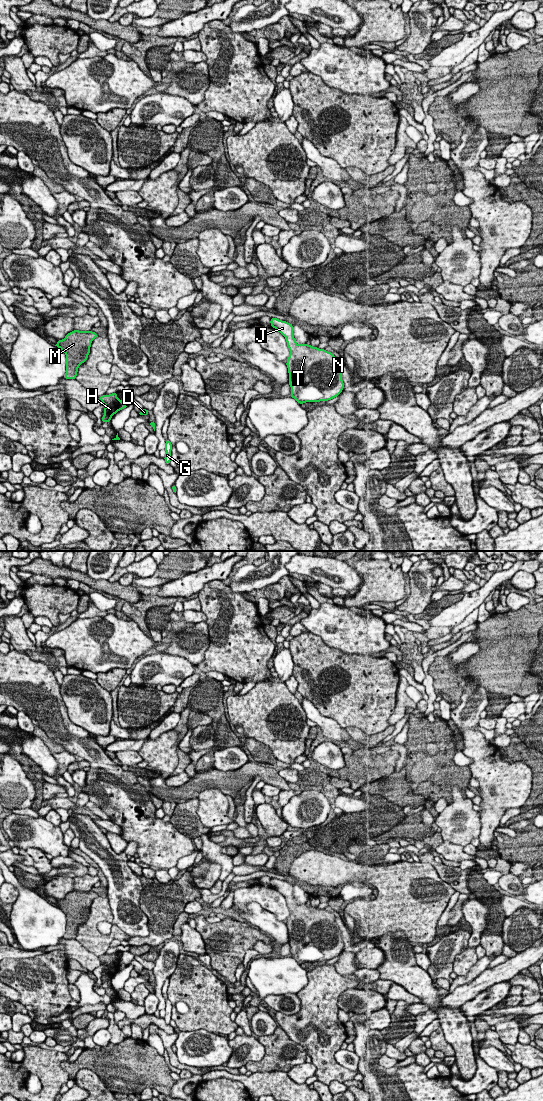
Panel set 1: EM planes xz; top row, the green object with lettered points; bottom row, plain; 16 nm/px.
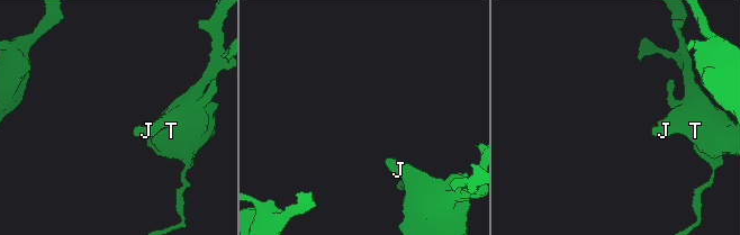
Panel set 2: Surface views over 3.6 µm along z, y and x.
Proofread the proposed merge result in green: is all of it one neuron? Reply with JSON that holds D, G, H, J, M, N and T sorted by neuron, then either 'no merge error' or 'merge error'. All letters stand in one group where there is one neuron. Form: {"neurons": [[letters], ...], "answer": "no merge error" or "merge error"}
{"neurons": [["D", "G", "J", "N", "T"], ["H", "M"]], "answer": "merge error"}

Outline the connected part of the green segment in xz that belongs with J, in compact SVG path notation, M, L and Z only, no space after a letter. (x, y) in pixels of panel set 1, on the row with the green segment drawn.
M271 318L270 324L286 338L290 351L286 363L290 396L301 405L328 401L340 395L344 383L334 354L307 343L298 345L291 323Z

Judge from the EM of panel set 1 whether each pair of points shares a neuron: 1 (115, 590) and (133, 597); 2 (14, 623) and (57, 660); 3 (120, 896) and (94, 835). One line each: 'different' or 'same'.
1: same
2: same
3: same

